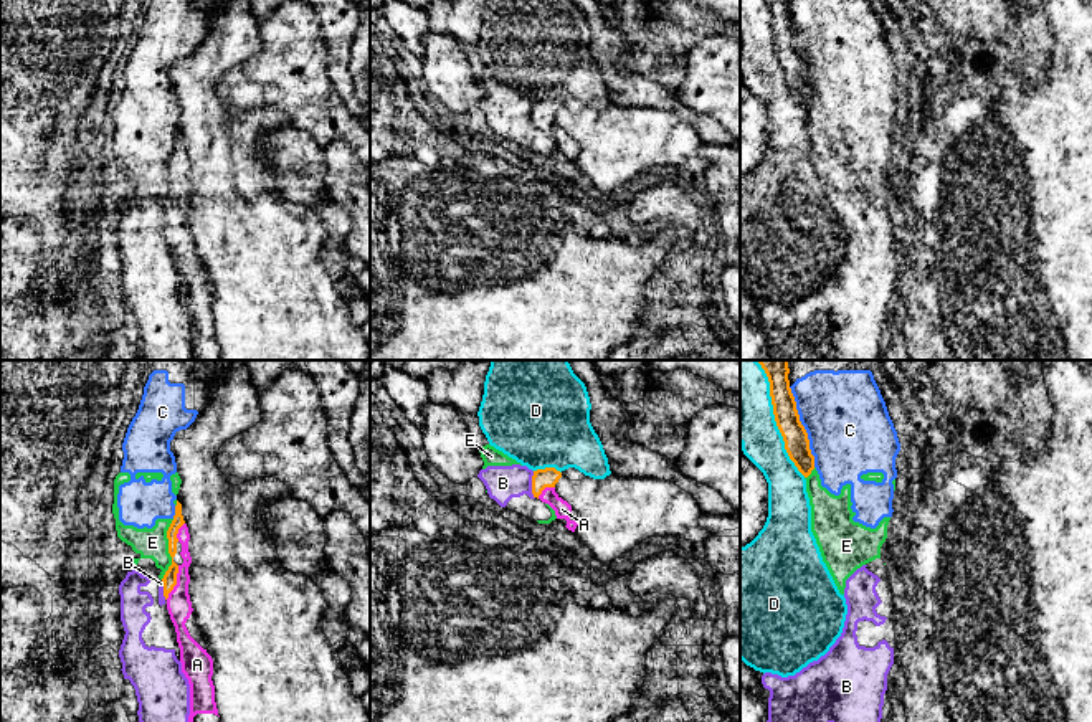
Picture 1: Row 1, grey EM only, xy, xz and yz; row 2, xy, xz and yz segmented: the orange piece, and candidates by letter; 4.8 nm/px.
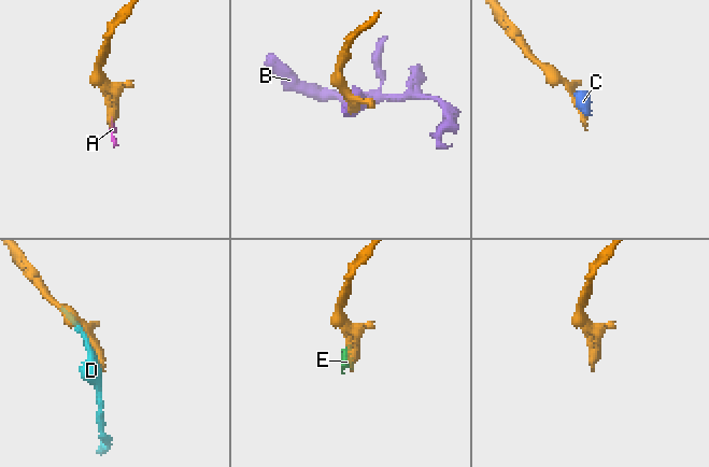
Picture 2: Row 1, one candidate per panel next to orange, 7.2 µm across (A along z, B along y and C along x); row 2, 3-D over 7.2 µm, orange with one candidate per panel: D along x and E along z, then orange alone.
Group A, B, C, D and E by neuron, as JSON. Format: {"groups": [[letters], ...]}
{"groups": [["A"], ["B", "C", "E"], ["D"]]}

